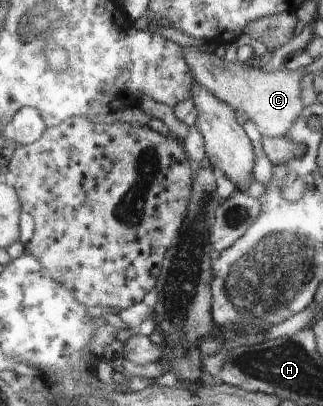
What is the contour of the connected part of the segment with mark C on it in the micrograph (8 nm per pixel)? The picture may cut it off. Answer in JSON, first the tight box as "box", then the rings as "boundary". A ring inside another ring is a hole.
{"box":[184,46,305,137],"boundary":[[[190,46],[184,50],[185,60],[198,85],[231,105],[234,111],[236,109],[246,111],[262,136],[285,137],[304,107],[300,98],[300,79],[305,76],[304,69],[276,70],[276,73],[269,73],[265,71],[264,65],[254,68],[238,60],[227,62],[214,54],[214,51],[206,52],[199,46]]]}

